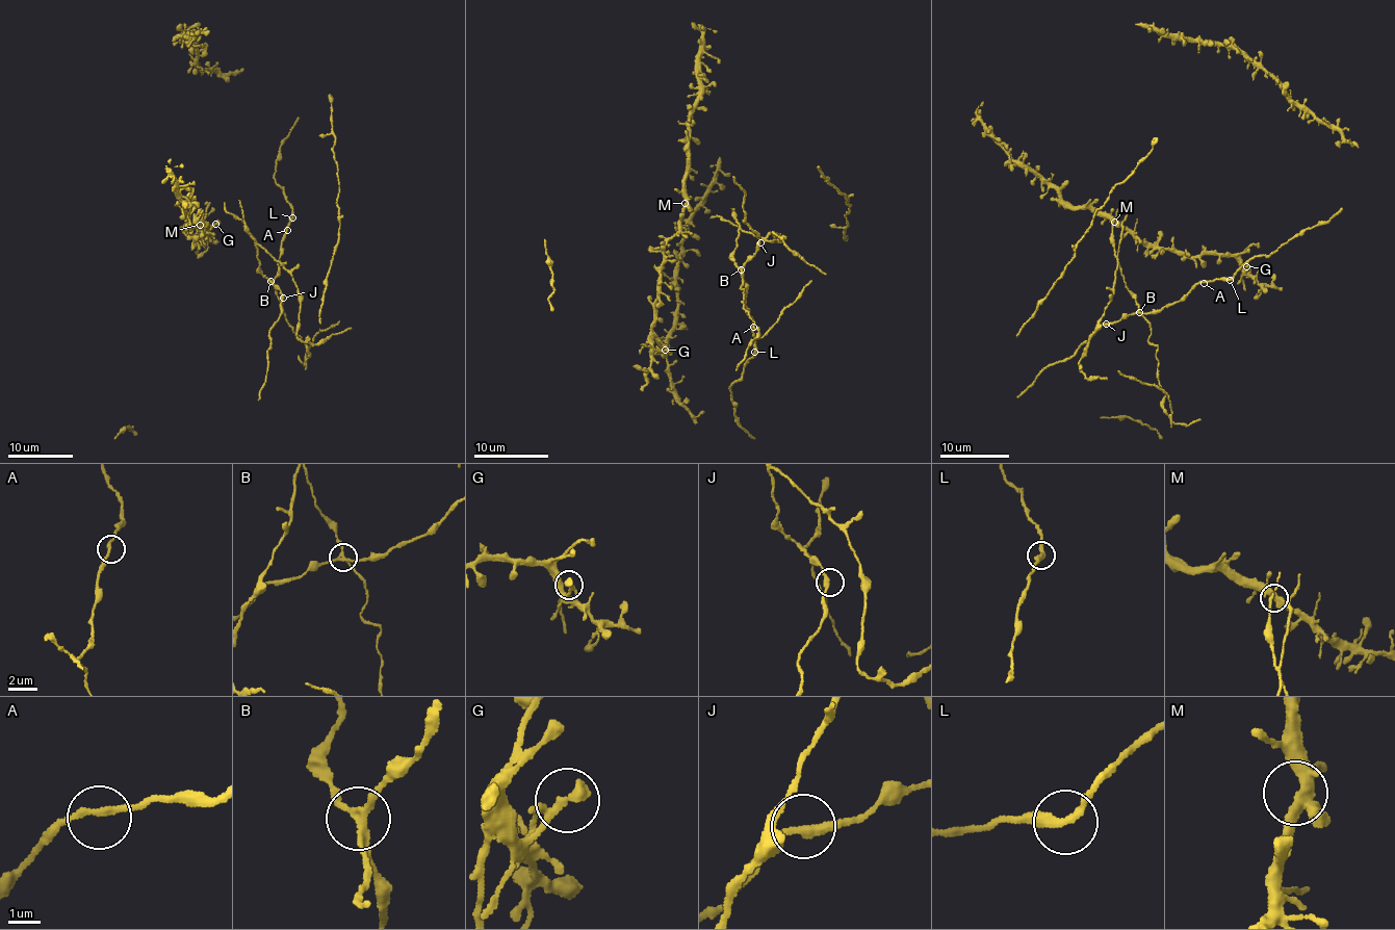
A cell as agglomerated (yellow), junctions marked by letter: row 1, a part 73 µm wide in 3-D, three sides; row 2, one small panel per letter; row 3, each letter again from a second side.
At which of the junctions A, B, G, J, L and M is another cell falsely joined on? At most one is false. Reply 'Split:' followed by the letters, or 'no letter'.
Split: B

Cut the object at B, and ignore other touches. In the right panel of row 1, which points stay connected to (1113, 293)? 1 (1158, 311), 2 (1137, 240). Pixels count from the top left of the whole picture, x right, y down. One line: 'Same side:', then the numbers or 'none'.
Same side: none

